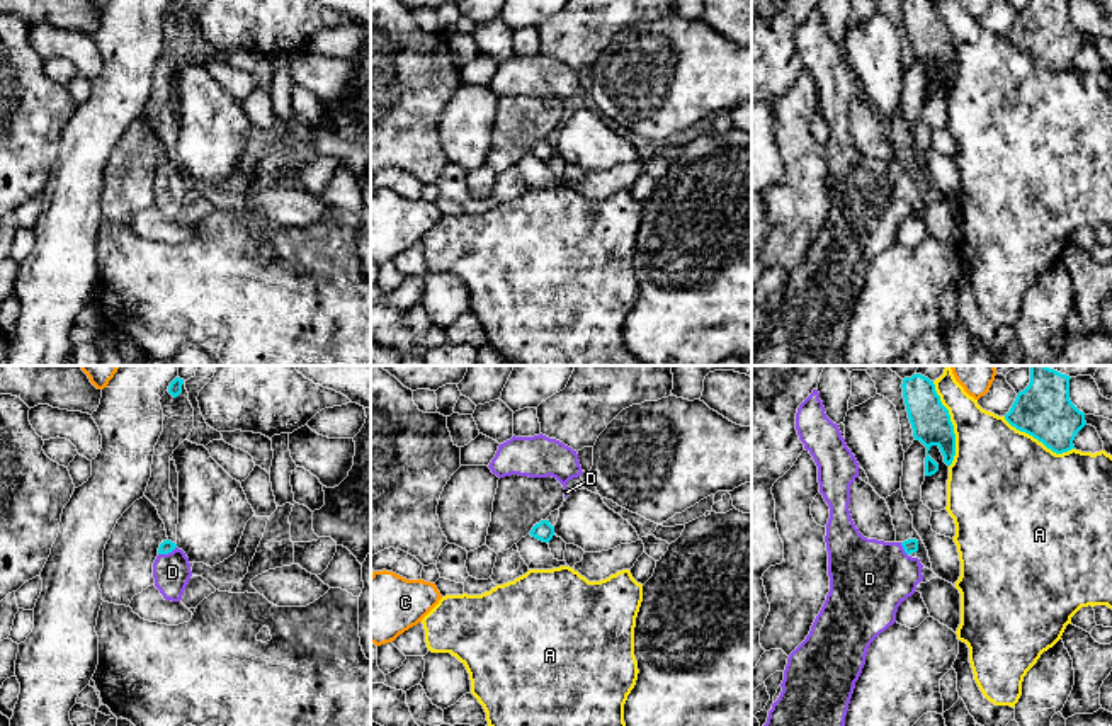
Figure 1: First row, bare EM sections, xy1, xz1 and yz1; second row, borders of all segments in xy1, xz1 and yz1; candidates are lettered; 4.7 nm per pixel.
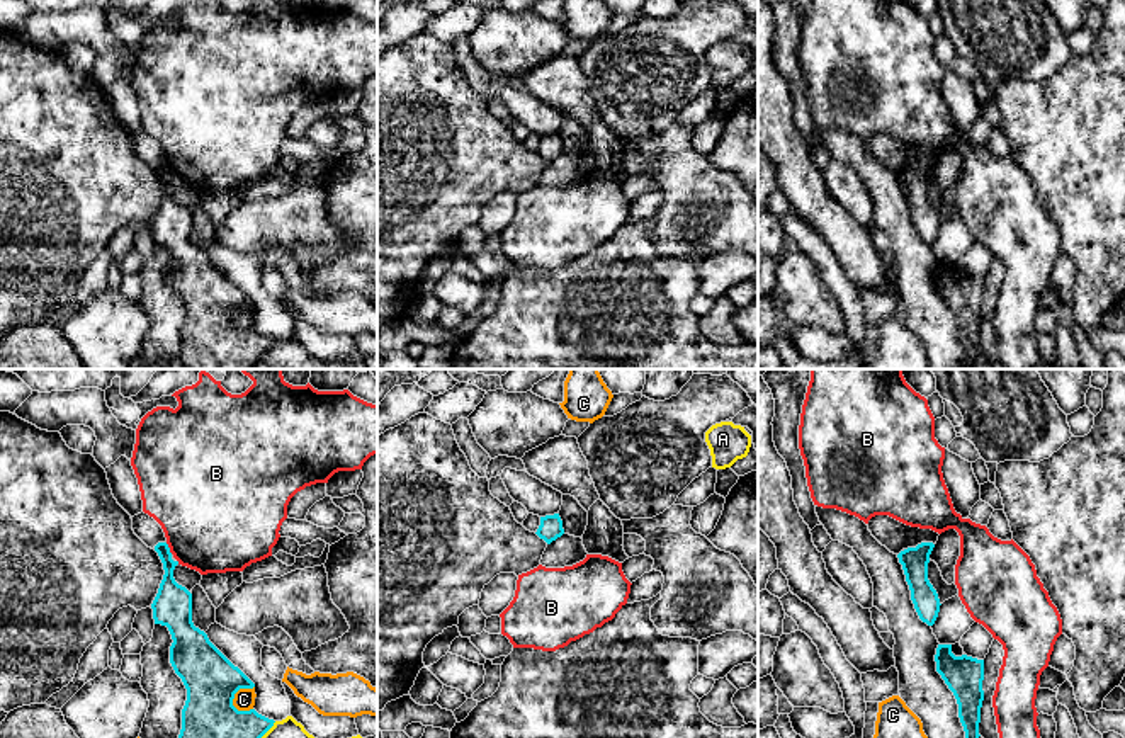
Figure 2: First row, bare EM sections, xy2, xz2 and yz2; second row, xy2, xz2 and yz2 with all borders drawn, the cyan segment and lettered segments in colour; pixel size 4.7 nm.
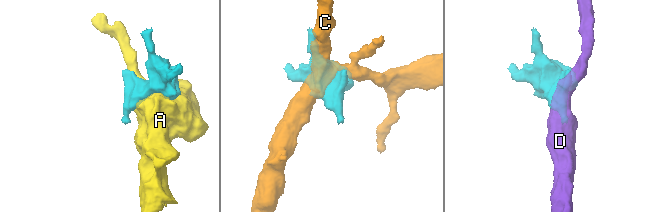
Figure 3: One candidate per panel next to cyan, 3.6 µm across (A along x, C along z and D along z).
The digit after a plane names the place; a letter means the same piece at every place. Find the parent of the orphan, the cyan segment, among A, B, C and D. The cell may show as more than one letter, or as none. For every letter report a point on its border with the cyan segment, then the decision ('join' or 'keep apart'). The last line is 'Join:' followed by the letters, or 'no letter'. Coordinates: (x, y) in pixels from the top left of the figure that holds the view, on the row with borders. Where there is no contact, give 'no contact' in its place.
A: meets cyan in yz1 at (951, 424); keep apart
B: meets cyan in xy2 at (169, 548); keep apart
C: meets cyan in xy2 at (235, 692); keep apart
D: meets cyan in xy1 at (167, 553); join
Join: D

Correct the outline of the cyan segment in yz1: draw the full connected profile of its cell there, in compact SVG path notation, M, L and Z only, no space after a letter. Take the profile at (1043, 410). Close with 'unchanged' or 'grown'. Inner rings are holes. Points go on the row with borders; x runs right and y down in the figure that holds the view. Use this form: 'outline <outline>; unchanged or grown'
outline M1030 366L1030 383L1020 391L1005 420L1056 454L1075 449L1085 413L1069 400L1069 376L1047 366Z; unchanged

